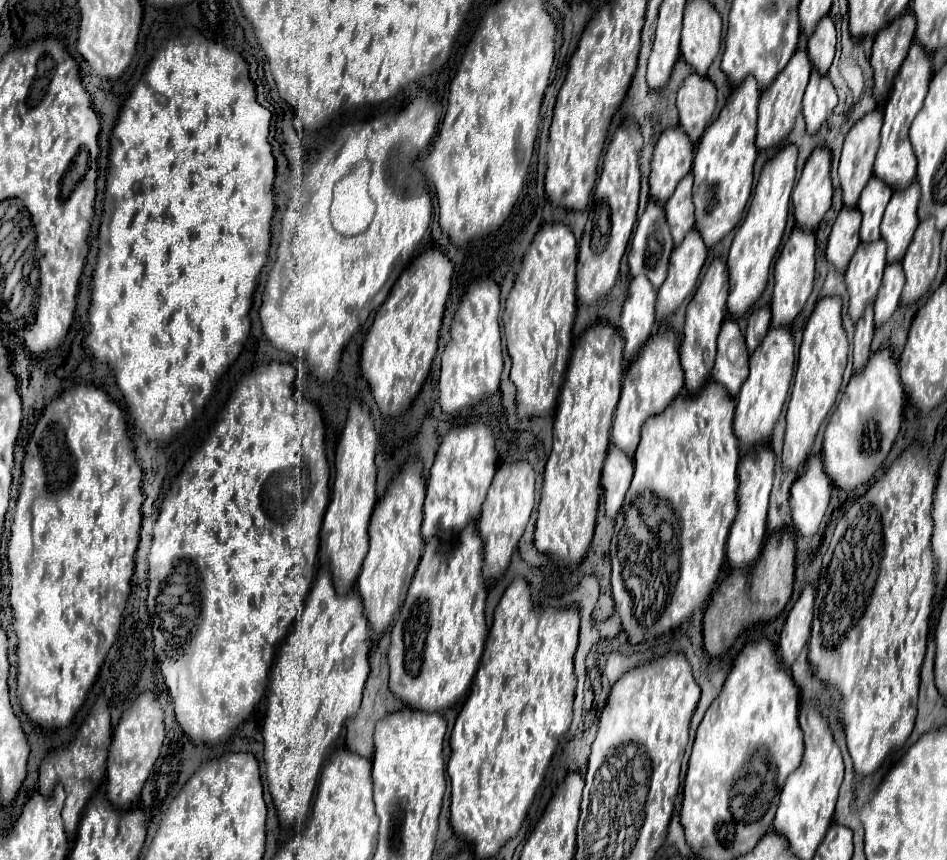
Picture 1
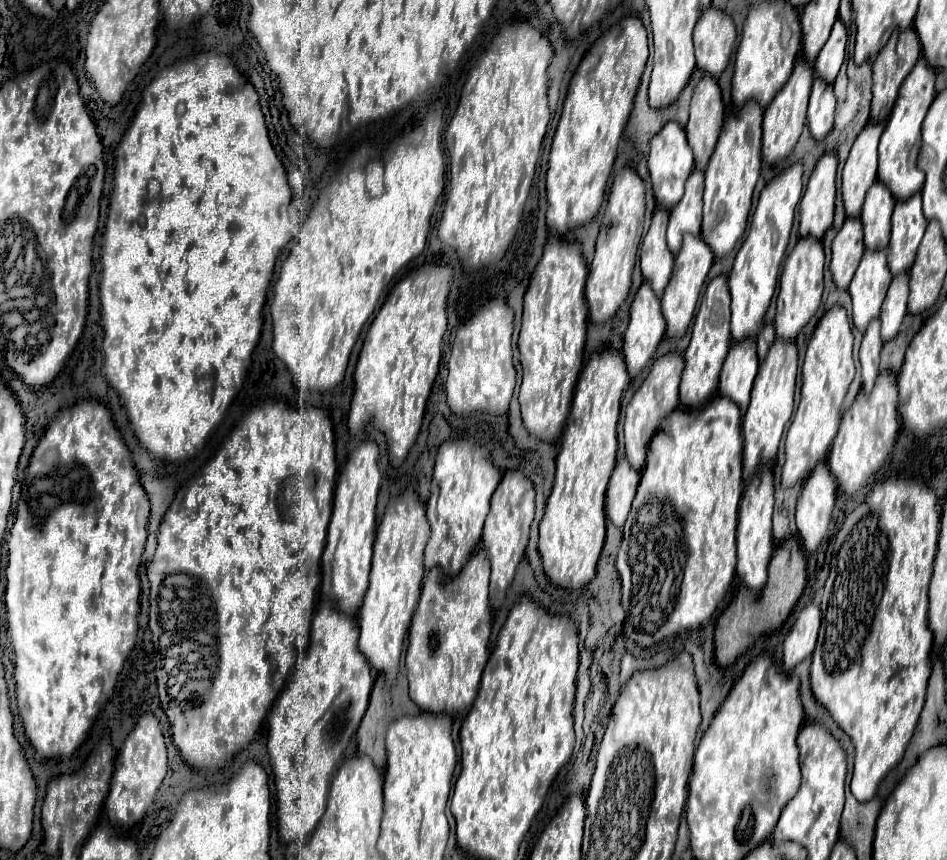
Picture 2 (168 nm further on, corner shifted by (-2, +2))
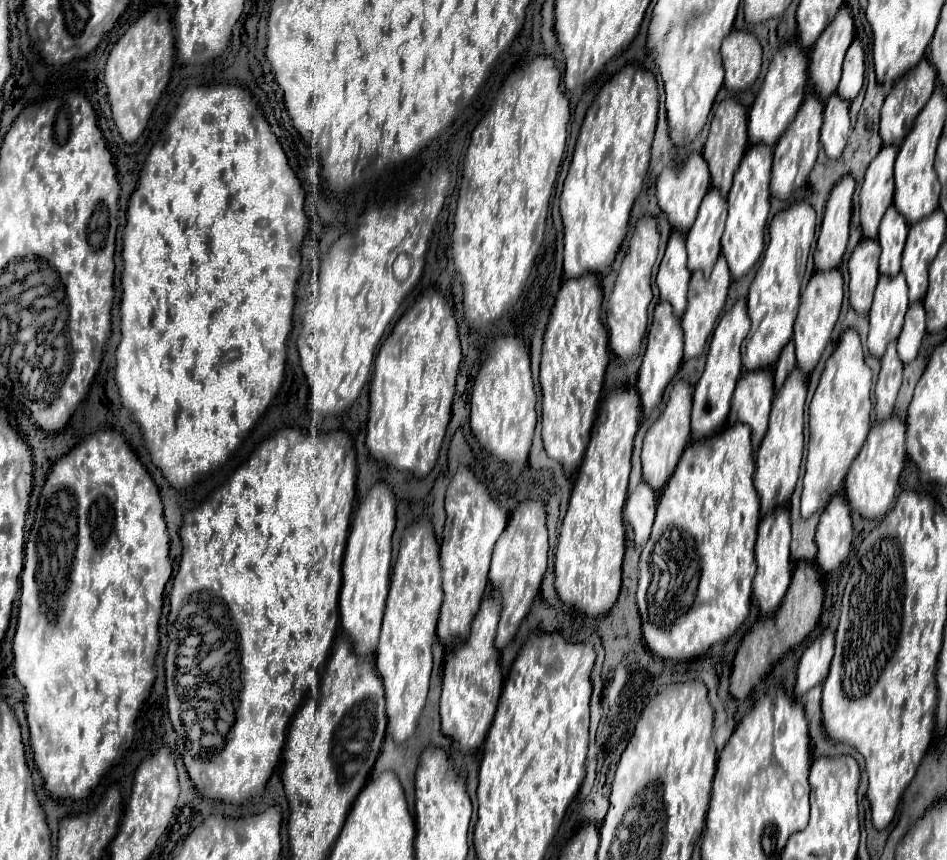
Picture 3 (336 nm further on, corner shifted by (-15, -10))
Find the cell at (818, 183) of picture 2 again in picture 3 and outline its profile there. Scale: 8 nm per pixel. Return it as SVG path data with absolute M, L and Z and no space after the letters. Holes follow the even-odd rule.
M851 175L843 177L831 191L825 207L825 217L815 249L815 269L829 271L839 267L849 241L851 223L851 201L855 191L855 179Z

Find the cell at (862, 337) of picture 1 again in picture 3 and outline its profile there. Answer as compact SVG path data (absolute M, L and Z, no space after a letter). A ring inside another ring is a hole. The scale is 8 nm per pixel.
M895 341L887 347L883 359L881 359L881 373L875 385L875 417L877 421L885 421L887 417L893 415L895 409L895 399L901 387L901 375L903 375L903 363L897 357Z

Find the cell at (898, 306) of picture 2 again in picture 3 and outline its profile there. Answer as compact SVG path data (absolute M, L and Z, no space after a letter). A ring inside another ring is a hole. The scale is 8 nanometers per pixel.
M917 301L917 303L909 305L905 325L899 335L897 351L899 351L899 359L903 363L911 363L917 357L923 335L925 335L925 309L923 309L923 303Z

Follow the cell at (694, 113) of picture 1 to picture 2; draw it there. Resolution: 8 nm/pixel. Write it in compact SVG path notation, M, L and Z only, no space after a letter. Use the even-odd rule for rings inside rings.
M704 75L694 87L690 101L690 119L686 125L688 143L694 151L694 159L698 167L706 167L716 139L722 129L724 103L720 95L720 87L712 75Z

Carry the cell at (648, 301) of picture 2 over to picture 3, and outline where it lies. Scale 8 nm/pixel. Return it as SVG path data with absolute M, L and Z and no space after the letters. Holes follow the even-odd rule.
M659 303L655 307L653 325L649 327L647 351L645 351L641 371L639 371L639 379L637 379L637 393L641 399L641 411L645 417L649 417L655 411L655 407L661 405L665 389L667 389L669 381L673 379L673 375L677 373L681 361L683 361L683 329L679 325L679 319L675 319L675 315L671 311L671 305Z

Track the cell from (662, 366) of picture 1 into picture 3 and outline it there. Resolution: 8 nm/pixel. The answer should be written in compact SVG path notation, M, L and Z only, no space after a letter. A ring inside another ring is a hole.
M679 381L667 399L667 405L661 413L661 417L651 425L651 429L645 435L643 441L643 481L647 481L657 493L663 491L667 481L671 479L671 473L675 471L675 465L679 463L679 457L683 455L683 449L689 443L691 437L691 385L687 381Z

